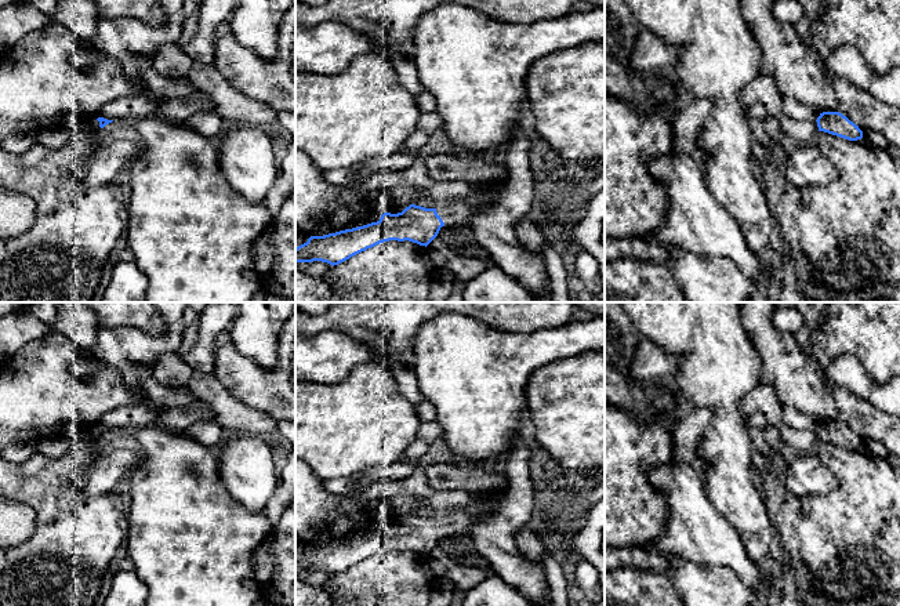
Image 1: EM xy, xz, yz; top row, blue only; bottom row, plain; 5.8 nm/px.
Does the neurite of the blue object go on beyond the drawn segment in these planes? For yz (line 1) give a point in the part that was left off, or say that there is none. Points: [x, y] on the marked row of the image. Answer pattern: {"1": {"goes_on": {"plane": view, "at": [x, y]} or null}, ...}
{"1": {"goes_on": null}}

